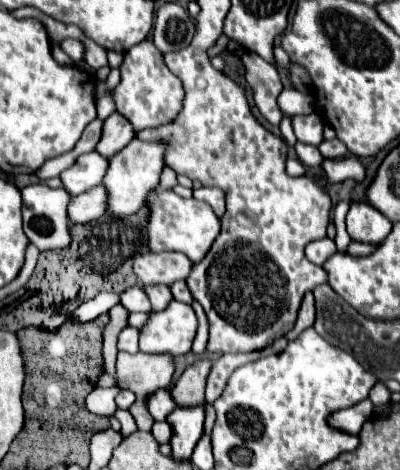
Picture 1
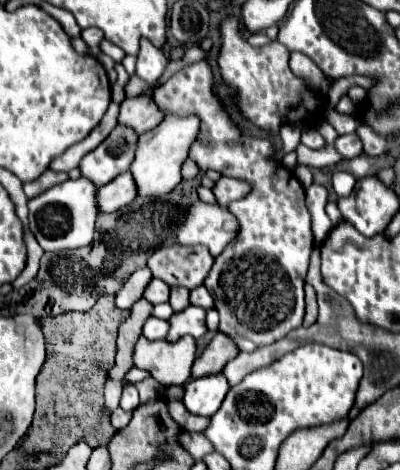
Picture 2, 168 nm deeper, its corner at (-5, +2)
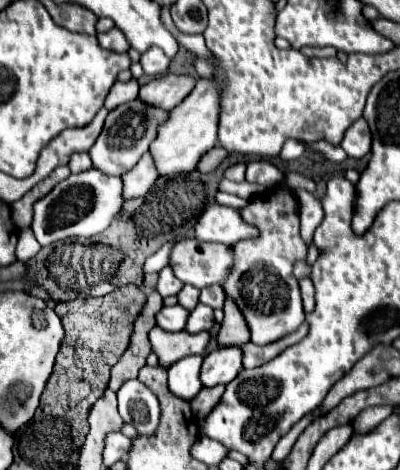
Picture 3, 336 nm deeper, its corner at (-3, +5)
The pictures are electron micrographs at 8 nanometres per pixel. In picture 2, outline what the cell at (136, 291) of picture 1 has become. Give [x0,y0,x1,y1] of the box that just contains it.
[144,278,170,304]

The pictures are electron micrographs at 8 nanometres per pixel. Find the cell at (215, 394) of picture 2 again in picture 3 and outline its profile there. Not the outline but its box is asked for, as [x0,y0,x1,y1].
[202,347,242,387]

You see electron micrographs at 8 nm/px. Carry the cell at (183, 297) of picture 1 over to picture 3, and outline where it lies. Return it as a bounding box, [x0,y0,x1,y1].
[200,285,226,309]

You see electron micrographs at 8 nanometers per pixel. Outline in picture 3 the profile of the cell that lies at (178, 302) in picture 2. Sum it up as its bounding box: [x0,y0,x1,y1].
[178,285,200,309]

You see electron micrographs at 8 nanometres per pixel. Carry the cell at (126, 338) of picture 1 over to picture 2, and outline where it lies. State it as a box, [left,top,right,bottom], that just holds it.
[142,318,168,340]

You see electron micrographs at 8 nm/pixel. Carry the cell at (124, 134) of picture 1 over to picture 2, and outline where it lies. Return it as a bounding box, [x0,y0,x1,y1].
[118,96,162,134]

